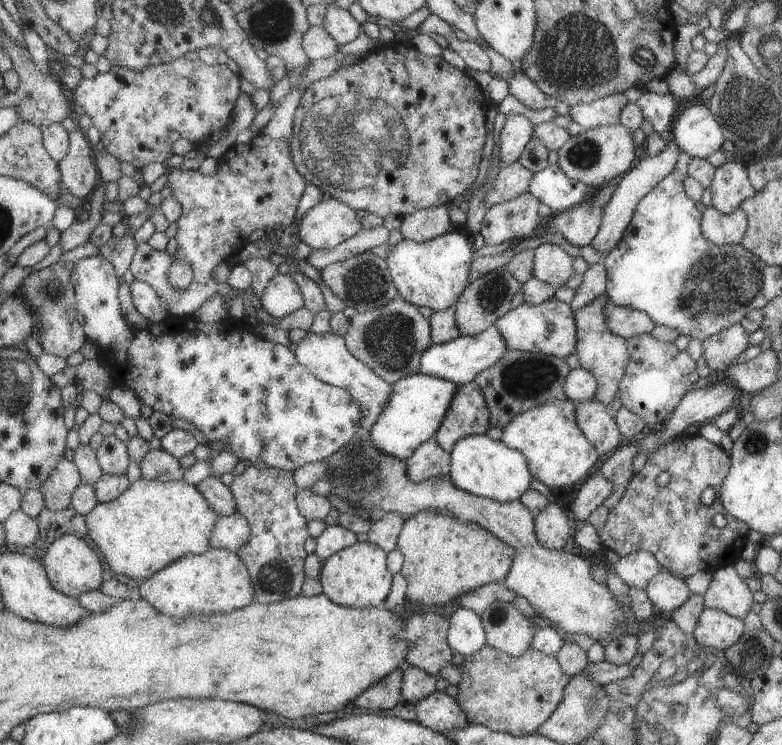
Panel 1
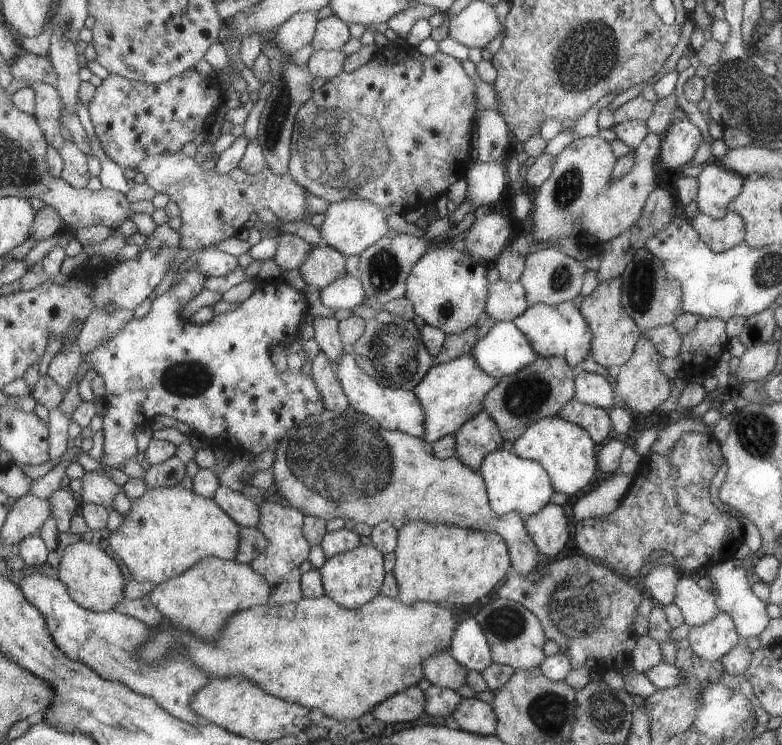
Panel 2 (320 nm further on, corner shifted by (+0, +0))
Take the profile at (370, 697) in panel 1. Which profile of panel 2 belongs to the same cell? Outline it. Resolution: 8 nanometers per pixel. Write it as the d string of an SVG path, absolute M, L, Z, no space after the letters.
M415 685L399 691L395 695L382 700L372 708L370 713L373 718L385 724L397 724L397 722L413 722L423 712L423 692Z

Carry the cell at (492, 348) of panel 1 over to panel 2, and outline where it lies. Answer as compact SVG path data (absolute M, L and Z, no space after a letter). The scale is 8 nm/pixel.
M511 321L493 323L486 336L471 347L469 354L496 379L520 371L539 356Z

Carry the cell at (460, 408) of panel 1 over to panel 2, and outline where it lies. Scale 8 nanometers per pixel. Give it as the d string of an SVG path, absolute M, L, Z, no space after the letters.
M483 408L455 431L454 457L478 472L485 456L501 449L503 437L495 421Z

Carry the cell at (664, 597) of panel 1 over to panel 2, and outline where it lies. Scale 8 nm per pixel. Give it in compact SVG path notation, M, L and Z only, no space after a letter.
M695 575L680 576L673 603L689 627L708 623L719 612L713 592L701 589L696 583Z

